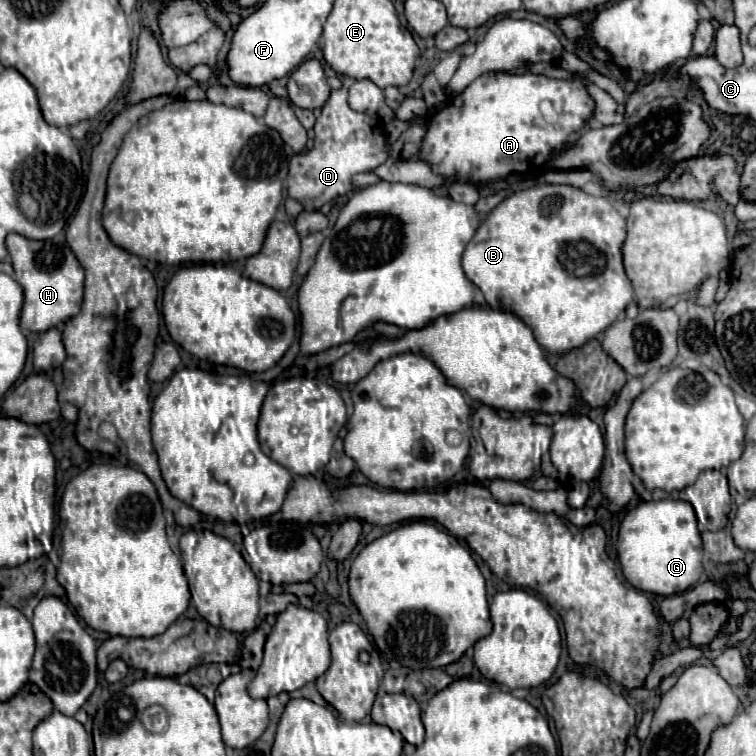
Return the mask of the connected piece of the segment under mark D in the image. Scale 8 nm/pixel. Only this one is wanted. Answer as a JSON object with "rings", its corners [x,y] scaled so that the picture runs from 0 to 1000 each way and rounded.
{"rings":[[[460,112],[439,120],[426,142],[426,152],[415,165],[415,194],[405,202],[394,202],[384,213],[381,229],[381,258],[399,269],[402,276],[423,276],[429,269],[458,258],[468,250],[466,234],[479,226],[495,226],[516,208],[511,181],[500,160],[484,149],[471,149],[460,139]]]}

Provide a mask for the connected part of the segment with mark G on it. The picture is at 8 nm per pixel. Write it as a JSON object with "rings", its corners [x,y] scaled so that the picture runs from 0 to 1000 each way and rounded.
{"rings":[[[849,663],[833,673],[820,692],[815,729],[827,767],[847,782],[894,787],[915,776],[929,761],[929,710],[910,663]]]}

